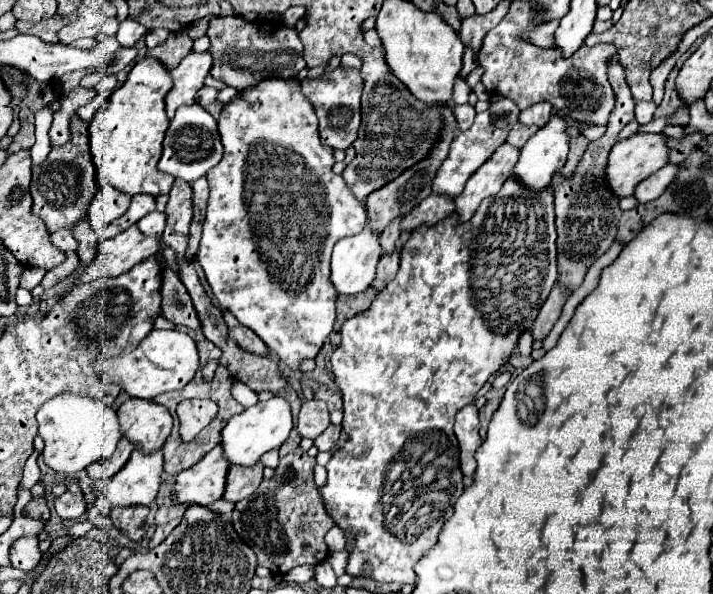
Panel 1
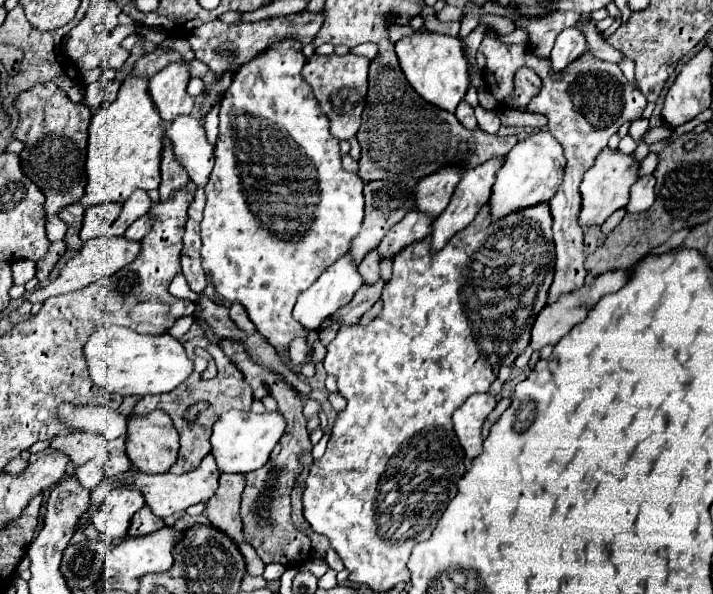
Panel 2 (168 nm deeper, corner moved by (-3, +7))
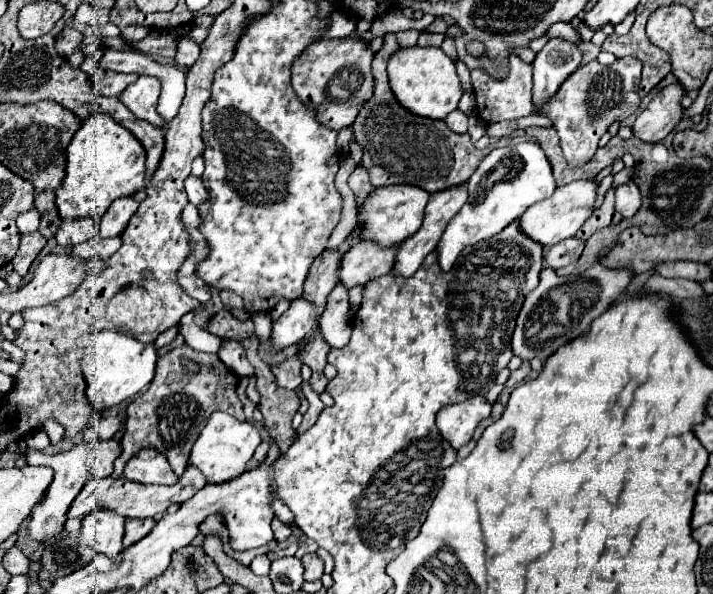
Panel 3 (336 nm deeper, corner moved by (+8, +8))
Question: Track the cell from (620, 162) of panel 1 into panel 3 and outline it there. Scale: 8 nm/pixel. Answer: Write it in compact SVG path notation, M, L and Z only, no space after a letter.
M573 181L569 185L563 185L551 197L547 197L545 201L537 201L519 217L521 233L525 233L529 239L541 243L543 247L553 247L559 241L573 237L581 229L581 225L593 213L595 197L597 197L595 181Z

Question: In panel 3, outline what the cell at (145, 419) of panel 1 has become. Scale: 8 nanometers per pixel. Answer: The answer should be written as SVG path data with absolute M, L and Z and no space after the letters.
M143 449L137 453L127 463L123 477L143 485L175 485L179 481L179 477L171 473L167 459L155 449Z

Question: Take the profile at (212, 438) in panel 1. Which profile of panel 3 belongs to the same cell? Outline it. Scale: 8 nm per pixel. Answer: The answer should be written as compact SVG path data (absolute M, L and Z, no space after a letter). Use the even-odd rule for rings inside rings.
M181 345L179 349L173 349L171 353L159 357L159 359L157 359L157 373L155 373L155 377L153 377L149 389L147 389L145 393L141 393L141 395L127 407L127 421L125 421L127 429L125 429L125 435L123 435L123 441L121 441L123 453L121 453L121 457L117 459L115 471L111 473L111 477L113 477L113 479L119 479L119 477L123 475L123 469L125 469L127 461L135 455L135 451L141 451L141 449L147 449L147 447L153 447L153 449L157 449L159 453L163 453L163 455L167 457L167 461L169 461L169 465L171 465L171 469L173 469L173 473L181 477L181 473L183 473L183 471L187 469L187 465L189 465L189 453L191 453L193 441L197 441L197 437L199 437L201 429L205 427L205 421L209 421L211 413L215 413L215 411L225 411L225 413L237 417L237 419L245 417L245 415L243 415L243 403L239 401L237 391L235 391L235 389L237 389L237 383L239 383L239 377L237 377L229 367L225 367L223 361L221 361L215 353L199 353L199 351L191 349L189 345ZM183 357L195 361L197 365L201 365L201 369L199 369L197 373L189 373L189 371L181 365L181 359L183 359Z

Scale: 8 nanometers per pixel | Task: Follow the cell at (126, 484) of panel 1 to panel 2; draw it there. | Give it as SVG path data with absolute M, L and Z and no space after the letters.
M132 486L114 488L93 515L94 526L108 538L120 538L130 526L130 518L144 506L144 496Z

